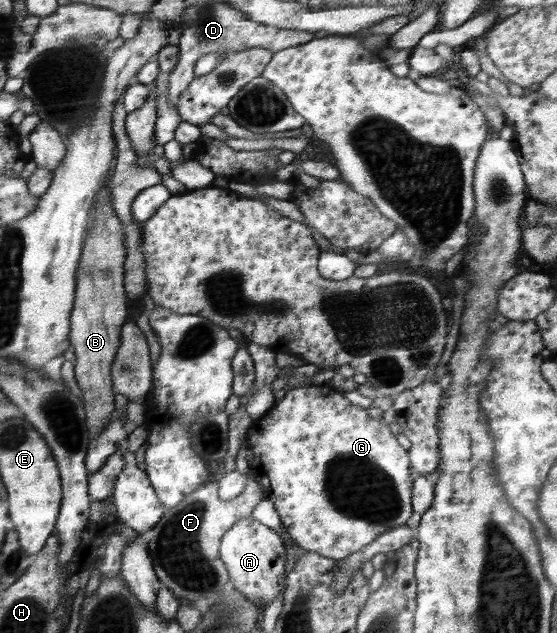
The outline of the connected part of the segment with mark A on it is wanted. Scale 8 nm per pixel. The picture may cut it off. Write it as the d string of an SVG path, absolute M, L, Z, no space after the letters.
M252 516L241 518L222 539L221 558L226 564L233 586L243 592L251 602L265 607L270 601L283 593L286 585L285 563L286 548L282 539L266 525L259 523Z

